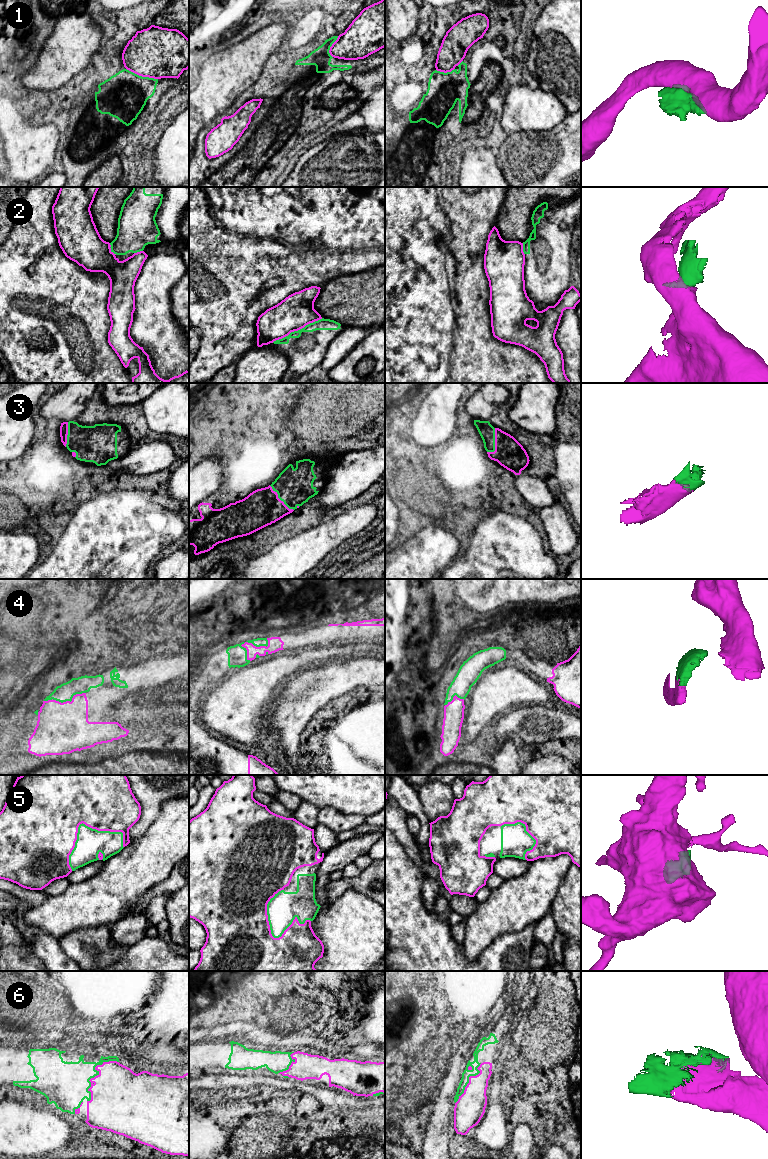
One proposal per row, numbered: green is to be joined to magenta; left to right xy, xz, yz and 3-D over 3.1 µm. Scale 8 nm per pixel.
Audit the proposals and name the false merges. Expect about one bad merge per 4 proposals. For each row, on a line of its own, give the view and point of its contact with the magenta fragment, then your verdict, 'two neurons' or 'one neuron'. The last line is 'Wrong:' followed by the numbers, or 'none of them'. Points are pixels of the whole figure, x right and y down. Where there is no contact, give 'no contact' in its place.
1: xy (142, 76) | two neurons
2: xz (297, 330) | two neurons
3: xz (279, 499) | one neuron
4: xz (250, 643) | one neuron
5: xy (78, 826) | one neuron
6: xy (97, 1075) | one neuron
Wrong: 1, 2

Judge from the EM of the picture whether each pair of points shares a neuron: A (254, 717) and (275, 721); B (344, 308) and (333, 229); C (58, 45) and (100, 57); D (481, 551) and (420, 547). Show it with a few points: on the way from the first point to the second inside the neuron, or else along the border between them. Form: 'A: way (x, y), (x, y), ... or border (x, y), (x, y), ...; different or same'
A: border (274, 698), (265, 717), (269, 734); different
B: border (363, 271), (340, 275), (325, 282), (320, 287); different
C: border (102, 33), (100, 46), (93, 54), (89, 64); different
D: border (458, 553), (444, 568); different

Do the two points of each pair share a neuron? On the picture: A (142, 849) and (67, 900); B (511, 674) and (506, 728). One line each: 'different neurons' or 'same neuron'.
A: same neuron
B: different neurons

